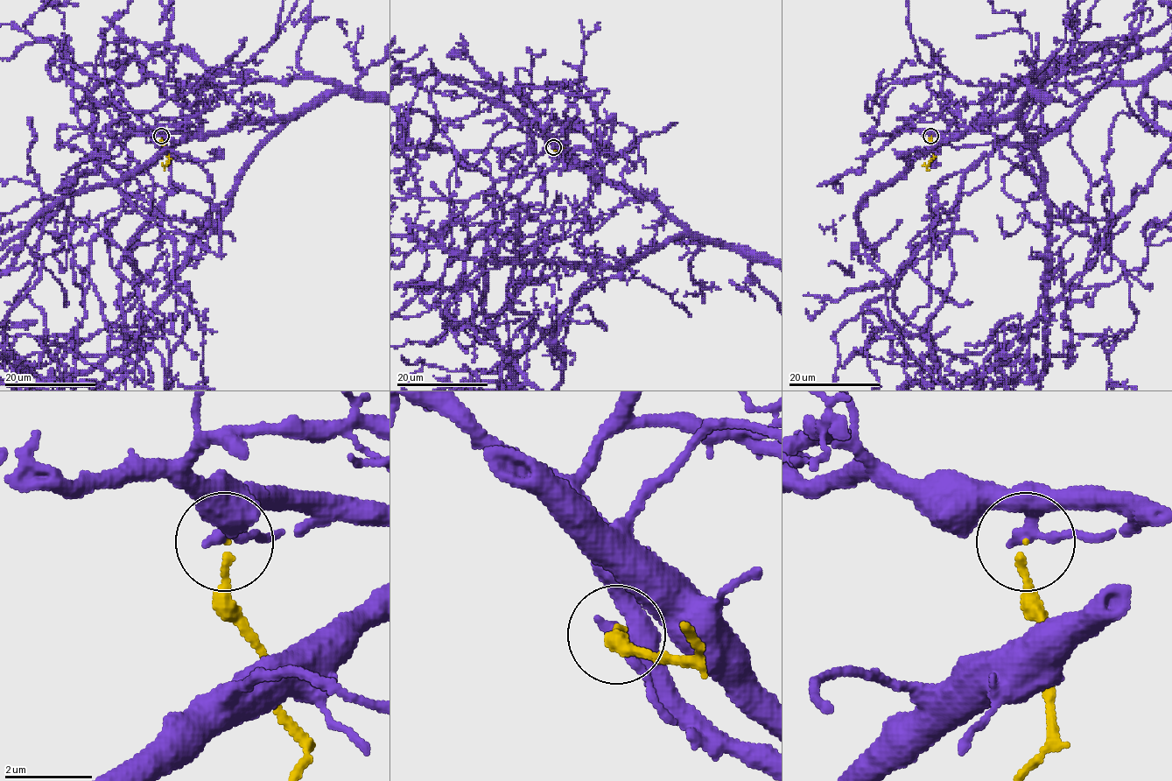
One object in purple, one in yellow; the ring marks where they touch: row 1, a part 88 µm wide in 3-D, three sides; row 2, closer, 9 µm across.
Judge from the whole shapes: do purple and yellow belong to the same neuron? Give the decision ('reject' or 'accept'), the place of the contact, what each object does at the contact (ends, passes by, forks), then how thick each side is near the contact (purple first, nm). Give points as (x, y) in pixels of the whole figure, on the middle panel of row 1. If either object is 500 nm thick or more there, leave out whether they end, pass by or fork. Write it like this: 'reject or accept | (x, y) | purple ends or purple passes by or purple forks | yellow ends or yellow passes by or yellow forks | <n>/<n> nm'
reject | (553, 147) | purple passes by | yellow ends | 280/140 nm

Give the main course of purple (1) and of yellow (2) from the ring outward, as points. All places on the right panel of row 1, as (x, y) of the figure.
1: (930, 137), (1006, 119), (1032, 93), (1074, 100), (1077, 42), (1025, 37), (894, 275)
2: (930, 137), (931, 159), (922, 165)

